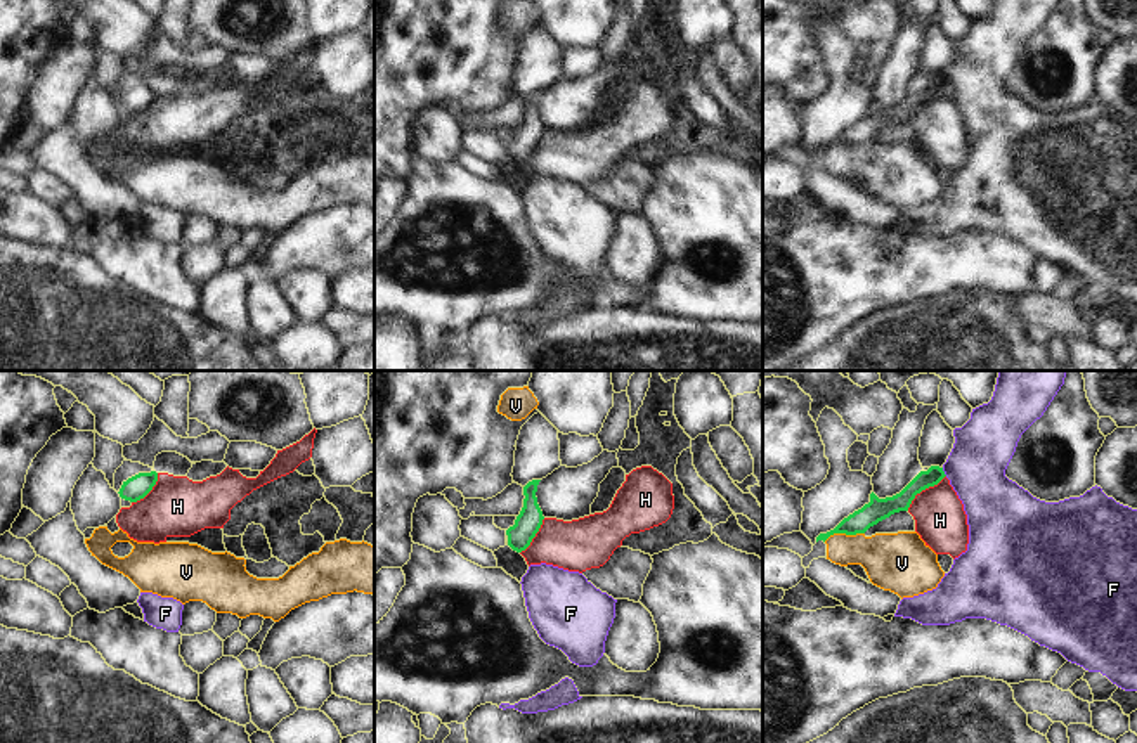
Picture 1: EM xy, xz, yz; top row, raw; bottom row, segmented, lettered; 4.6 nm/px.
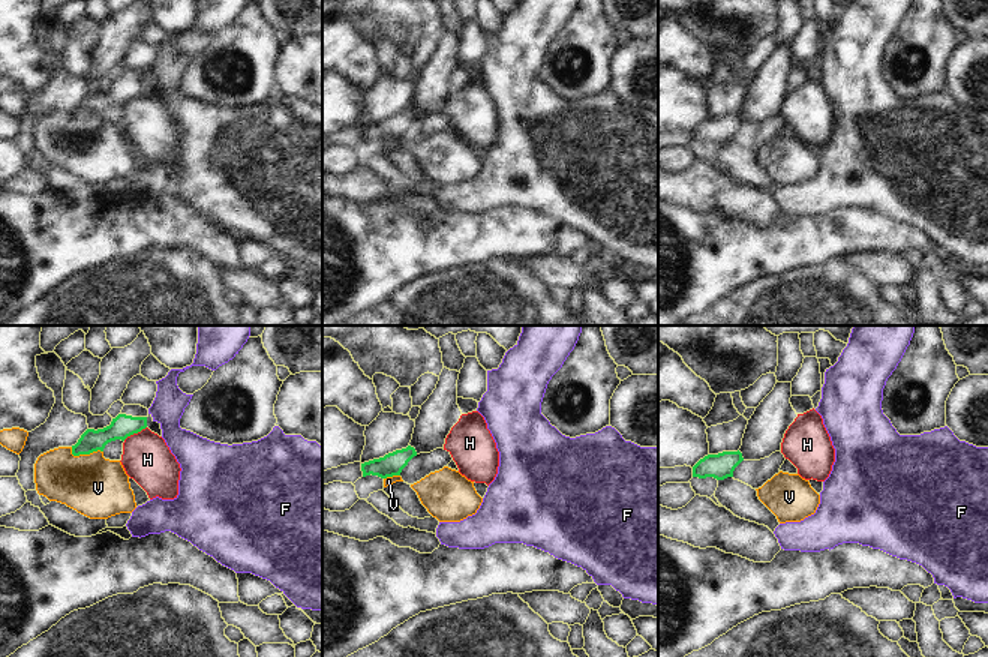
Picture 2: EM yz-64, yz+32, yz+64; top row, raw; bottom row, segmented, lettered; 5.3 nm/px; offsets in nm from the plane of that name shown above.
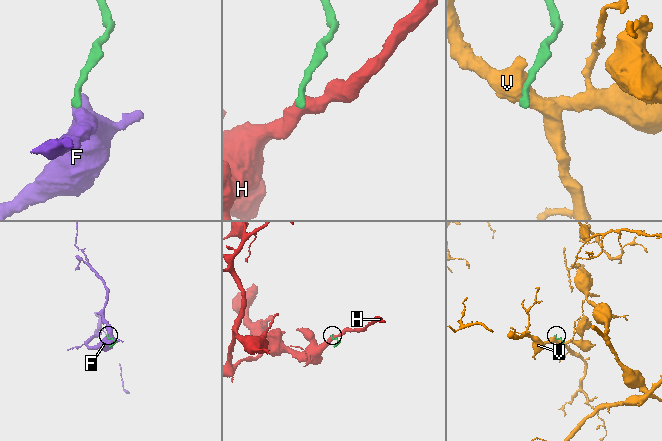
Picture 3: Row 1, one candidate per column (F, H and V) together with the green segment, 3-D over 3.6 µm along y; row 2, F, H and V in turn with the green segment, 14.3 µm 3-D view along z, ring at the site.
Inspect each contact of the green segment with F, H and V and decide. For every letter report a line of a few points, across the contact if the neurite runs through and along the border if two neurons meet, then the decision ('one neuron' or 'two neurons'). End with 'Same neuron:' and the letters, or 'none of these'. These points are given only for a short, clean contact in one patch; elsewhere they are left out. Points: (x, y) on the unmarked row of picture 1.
F: line yz (942, 80), (947, 87); two neurons
H: line yz (945, 87), (936, 96), (922, 101), (907, 122); two neurons
V: line yz (864, 144), (831, 146), (824, 153); two neurons
Same neuron: none of these

